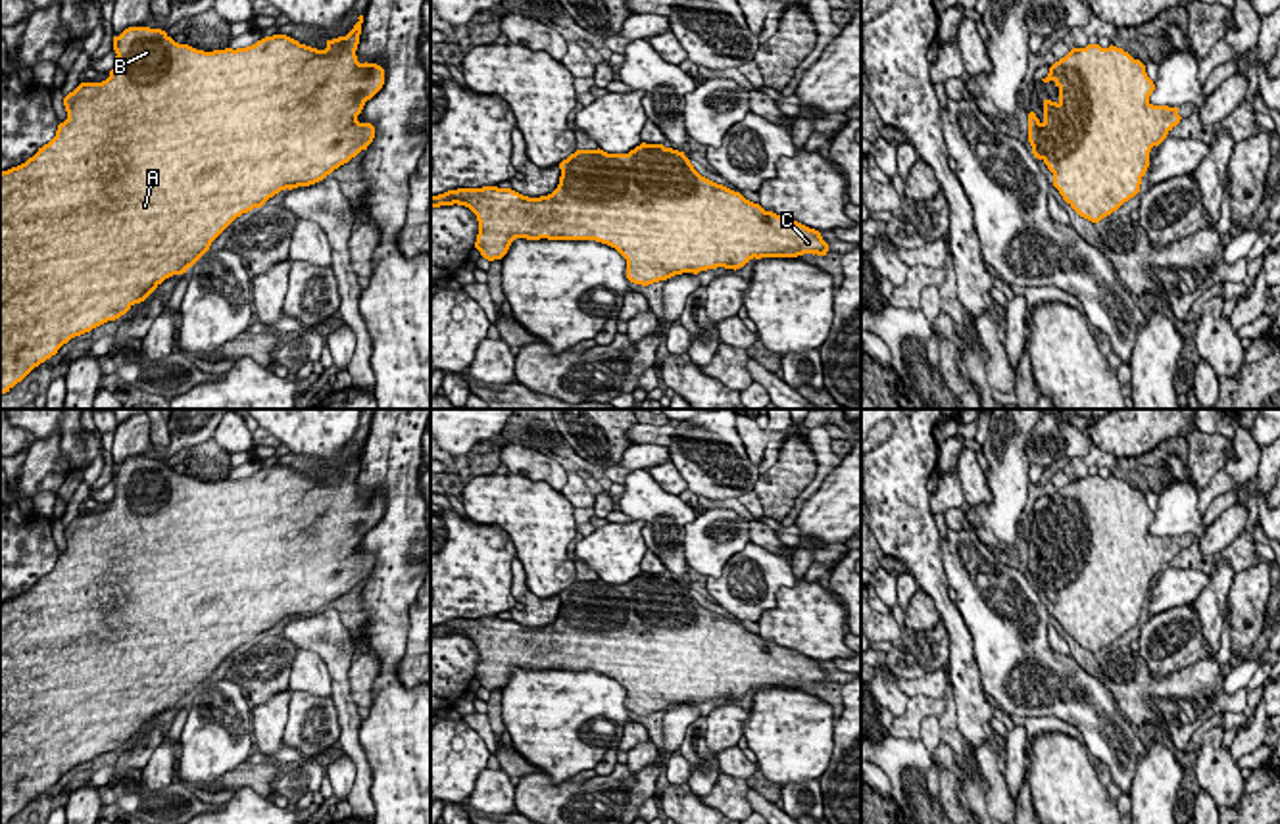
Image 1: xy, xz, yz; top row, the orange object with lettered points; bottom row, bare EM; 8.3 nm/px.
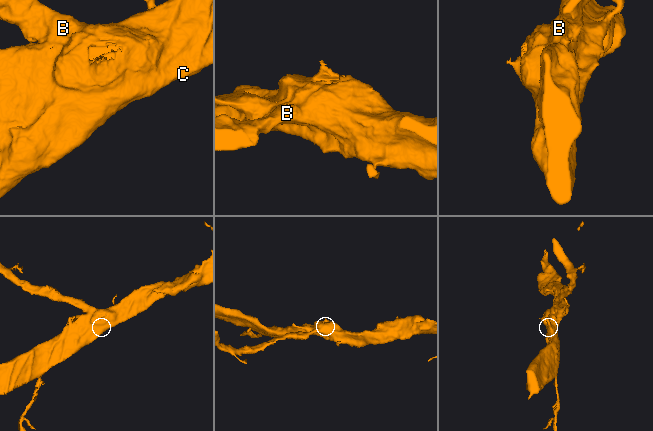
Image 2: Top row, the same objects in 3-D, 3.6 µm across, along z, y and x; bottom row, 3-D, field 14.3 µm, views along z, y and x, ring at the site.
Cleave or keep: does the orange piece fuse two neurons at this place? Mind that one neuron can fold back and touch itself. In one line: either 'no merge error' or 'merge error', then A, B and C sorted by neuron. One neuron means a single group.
no merge error; A B C

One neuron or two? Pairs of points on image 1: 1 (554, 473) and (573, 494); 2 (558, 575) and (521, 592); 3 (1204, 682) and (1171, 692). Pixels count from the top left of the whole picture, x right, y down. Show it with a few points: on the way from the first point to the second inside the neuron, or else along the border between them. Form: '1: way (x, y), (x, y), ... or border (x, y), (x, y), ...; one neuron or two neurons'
1: border (567, 471), (567, 481), (560, 490); two neurons
2: border (516, 557), (525, 584), (535, 594), (558, 596); two neurons
3: way (1196, 690), (1179, 692); one neuron

